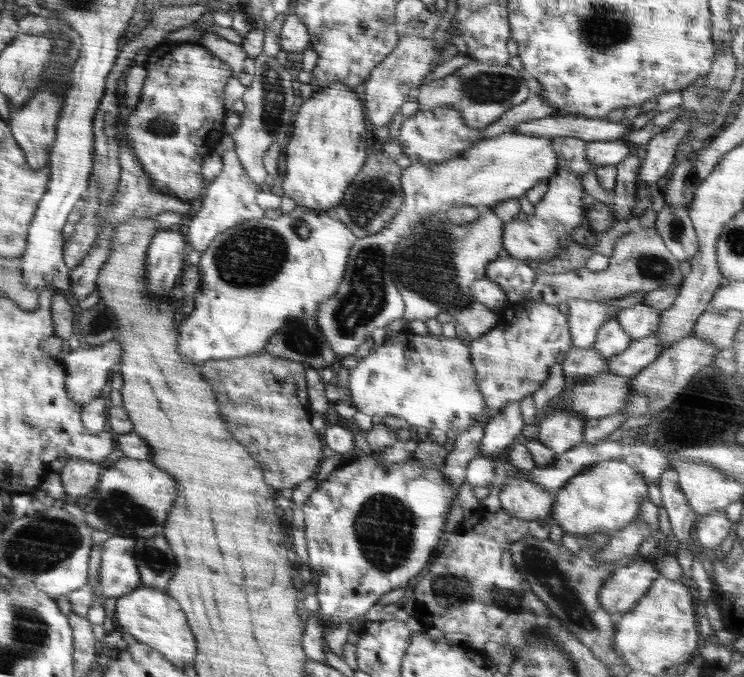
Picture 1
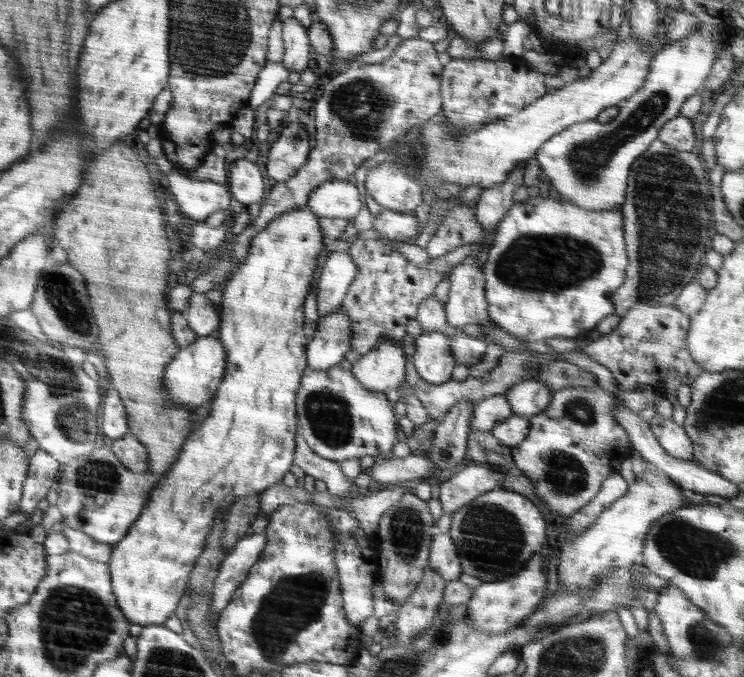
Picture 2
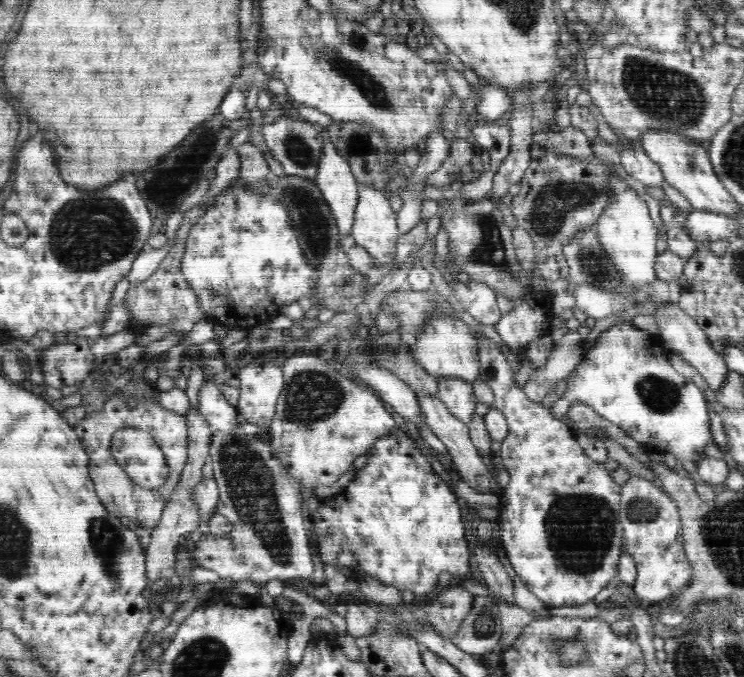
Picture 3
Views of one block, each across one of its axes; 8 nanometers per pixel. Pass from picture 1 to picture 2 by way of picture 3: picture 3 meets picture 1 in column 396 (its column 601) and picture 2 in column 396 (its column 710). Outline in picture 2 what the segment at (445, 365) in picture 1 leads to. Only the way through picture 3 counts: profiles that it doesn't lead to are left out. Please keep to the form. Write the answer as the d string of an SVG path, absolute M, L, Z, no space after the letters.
M337 364L326 370L305 372L295 396L295 403L297 406L297 434L302 436L308 446L322 458L337 462L349 458L361 459L363 456L382 459L390 456L392 447L398 442L394 407L390 405L386 395L368 390L354 378L351 370L346 371Z

